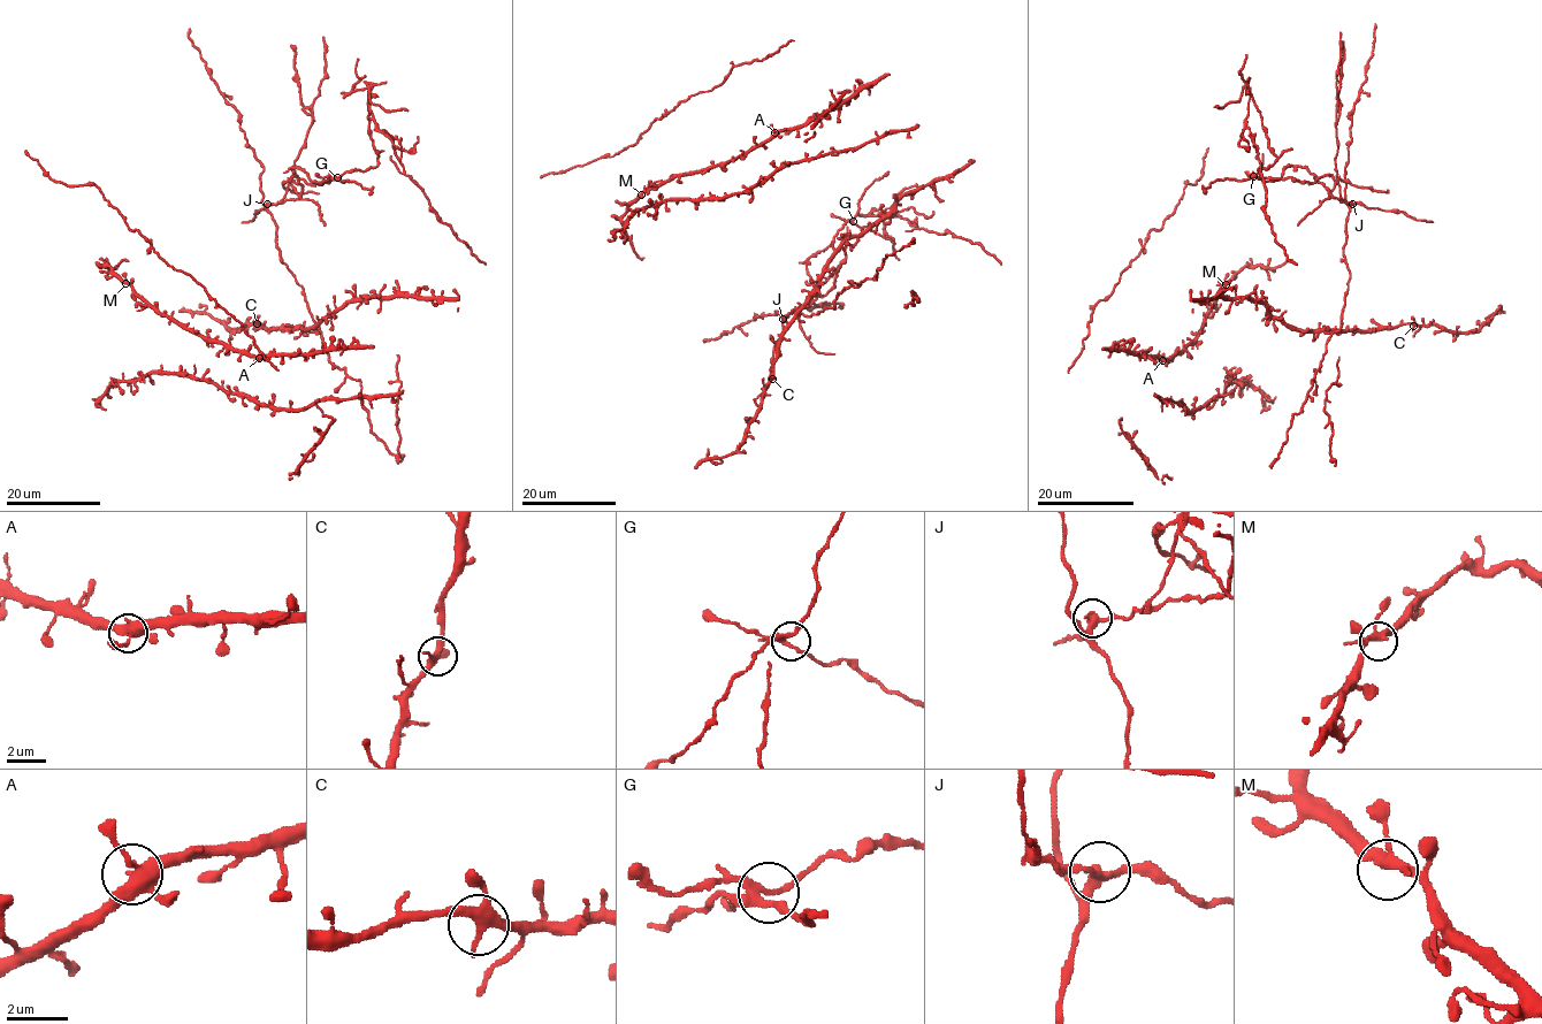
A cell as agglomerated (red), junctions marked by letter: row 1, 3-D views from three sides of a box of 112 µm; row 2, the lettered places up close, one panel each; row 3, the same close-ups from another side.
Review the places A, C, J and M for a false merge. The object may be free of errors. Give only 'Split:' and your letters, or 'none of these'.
Split: J

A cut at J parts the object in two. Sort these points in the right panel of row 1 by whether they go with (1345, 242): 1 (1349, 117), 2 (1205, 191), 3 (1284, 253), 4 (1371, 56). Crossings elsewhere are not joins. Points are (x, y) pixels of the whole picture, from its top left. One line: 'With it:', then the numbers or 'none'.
With it: 1, 4

